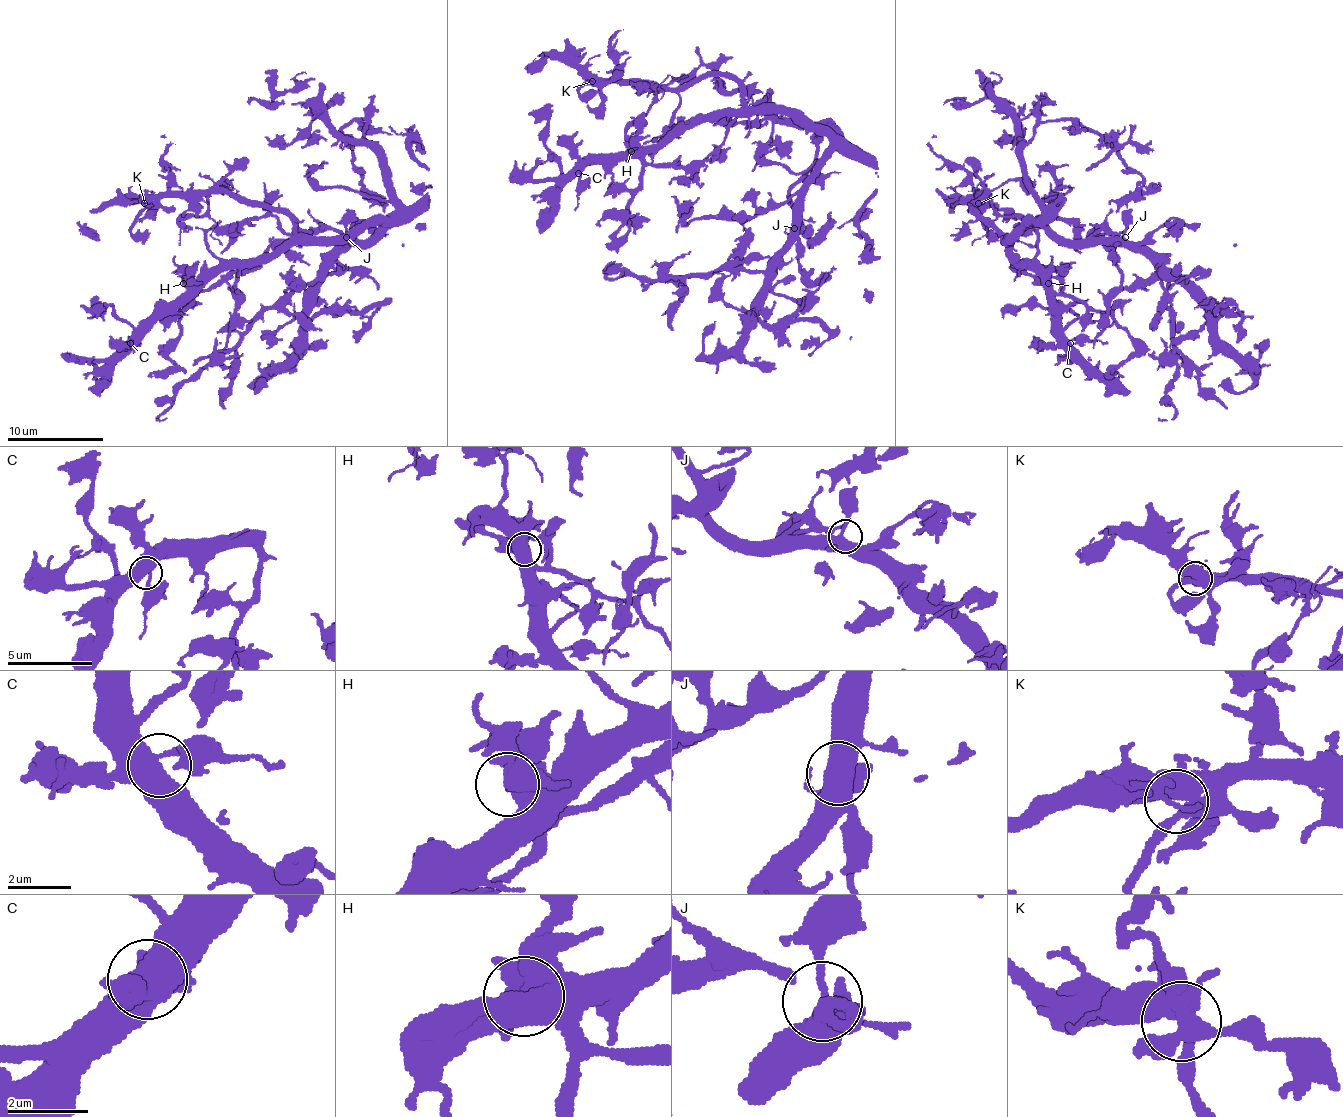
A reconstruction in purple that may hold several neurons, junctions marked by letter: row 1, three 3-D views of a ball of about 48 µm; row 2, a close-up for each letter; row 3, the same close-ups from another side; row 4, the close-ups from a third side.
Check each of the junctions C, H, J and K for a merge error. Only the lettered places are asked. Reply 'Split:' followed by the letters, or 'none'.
Split: none

